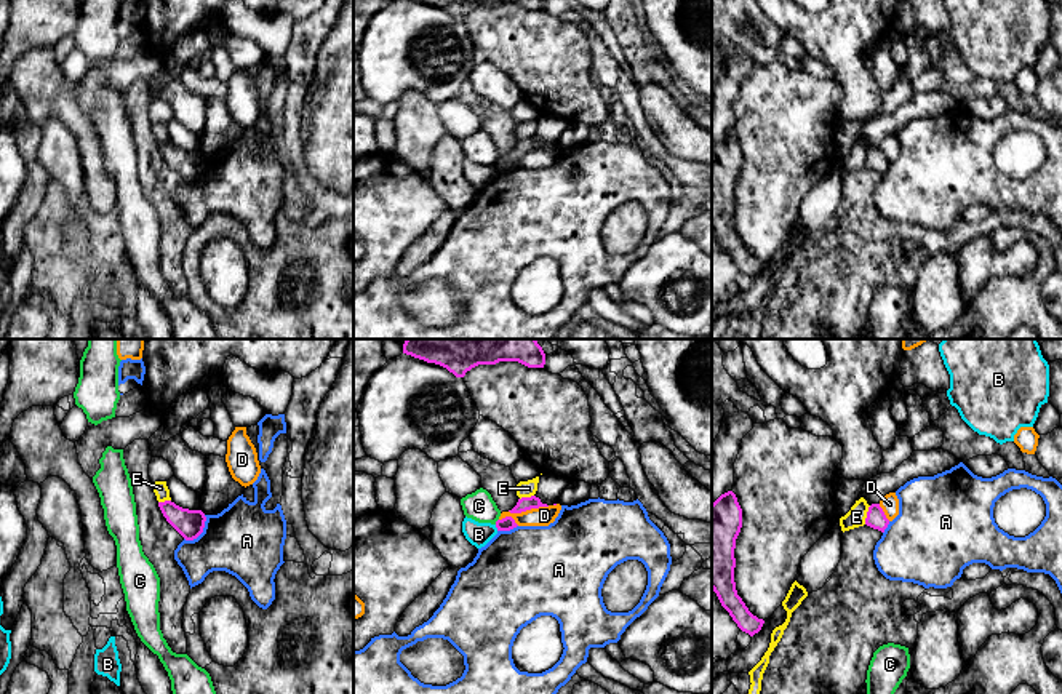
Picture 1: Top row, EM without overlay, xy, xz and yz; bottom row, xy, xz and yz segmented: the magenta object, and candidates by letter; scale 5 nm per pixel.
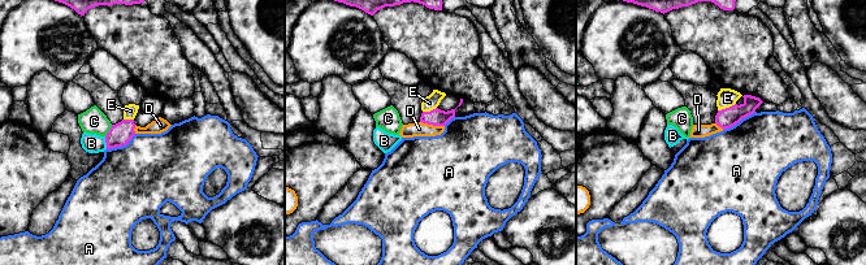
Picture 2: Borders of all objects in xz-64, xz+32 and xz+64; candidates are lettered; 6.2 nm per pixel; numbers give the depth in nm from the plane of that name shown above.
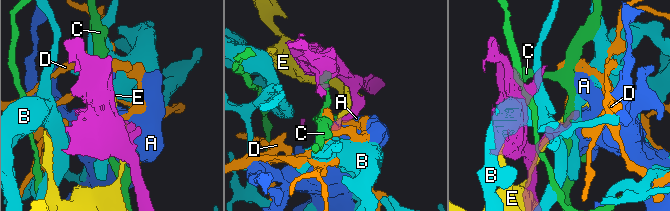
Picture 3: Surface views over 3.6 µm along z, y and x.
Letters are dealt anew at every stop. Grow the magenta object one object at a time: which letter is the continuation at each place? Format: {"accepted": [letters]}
{"accepted": []}

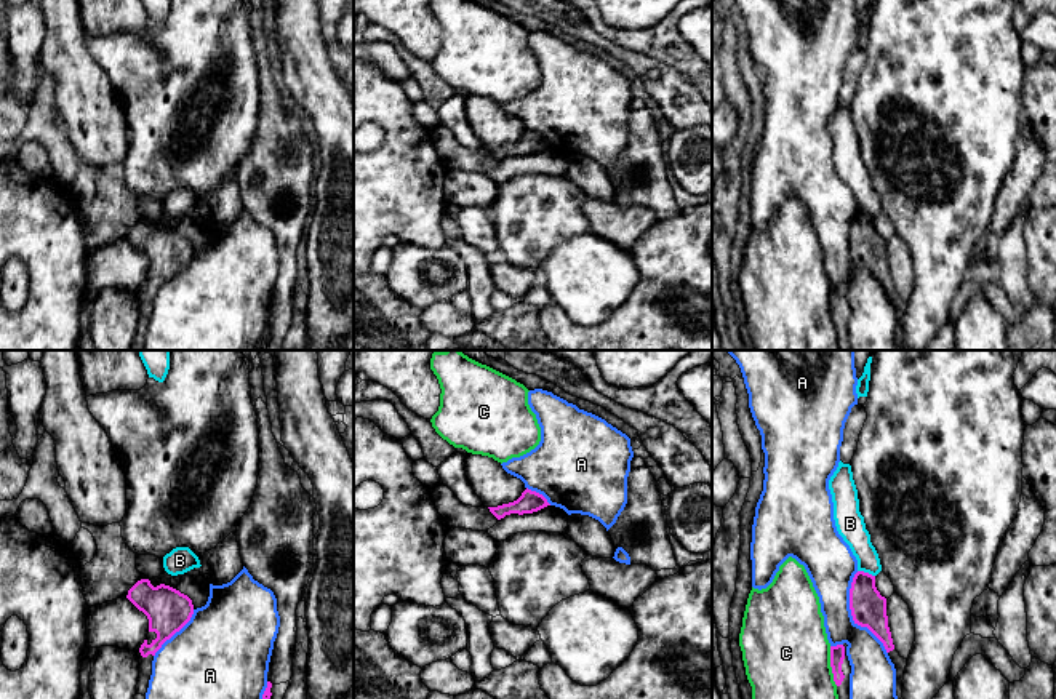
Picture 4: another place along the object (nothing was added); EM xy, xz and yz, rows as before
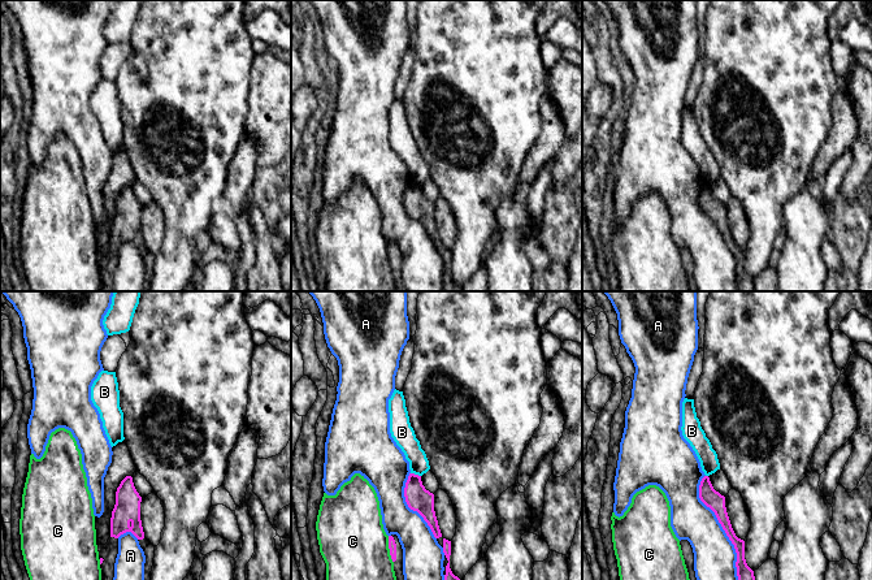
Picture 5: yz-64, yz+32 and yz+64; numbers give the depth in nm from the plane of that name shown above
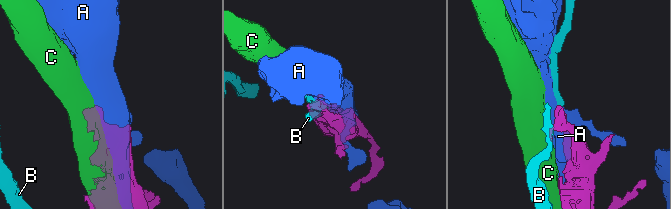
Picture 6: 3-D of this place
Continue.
{"accepted": []}

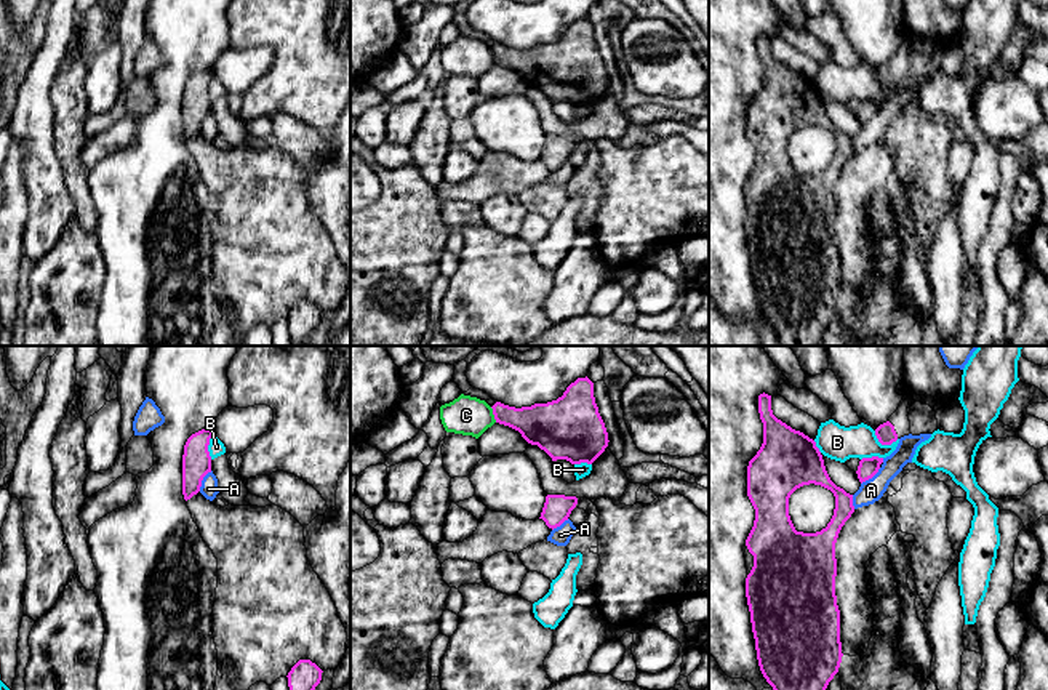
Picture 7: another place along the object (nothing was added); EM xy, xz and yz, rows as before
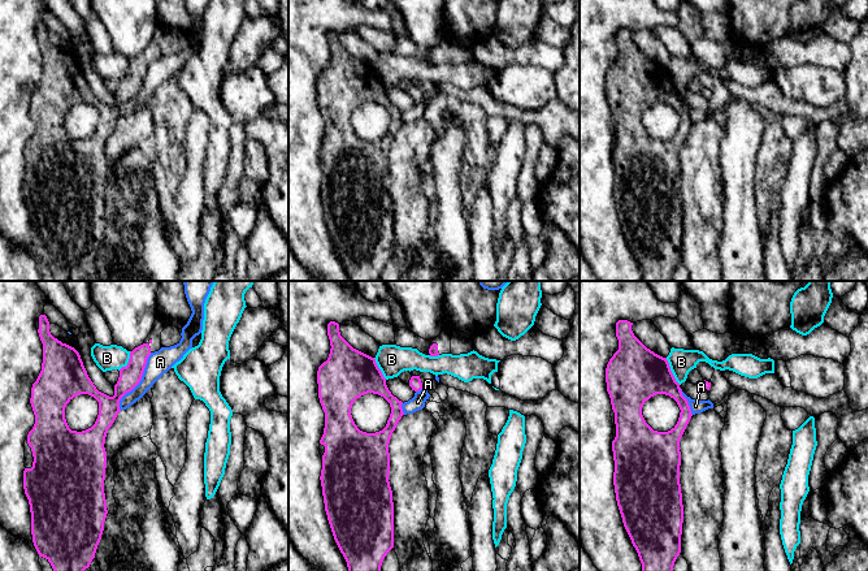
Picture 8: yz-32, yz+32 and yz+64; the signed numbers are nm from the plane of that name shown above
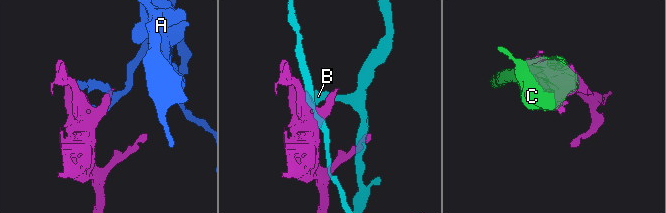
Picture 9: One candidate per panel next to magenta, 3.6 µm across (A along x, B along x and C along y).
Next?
{"accepted": []}

